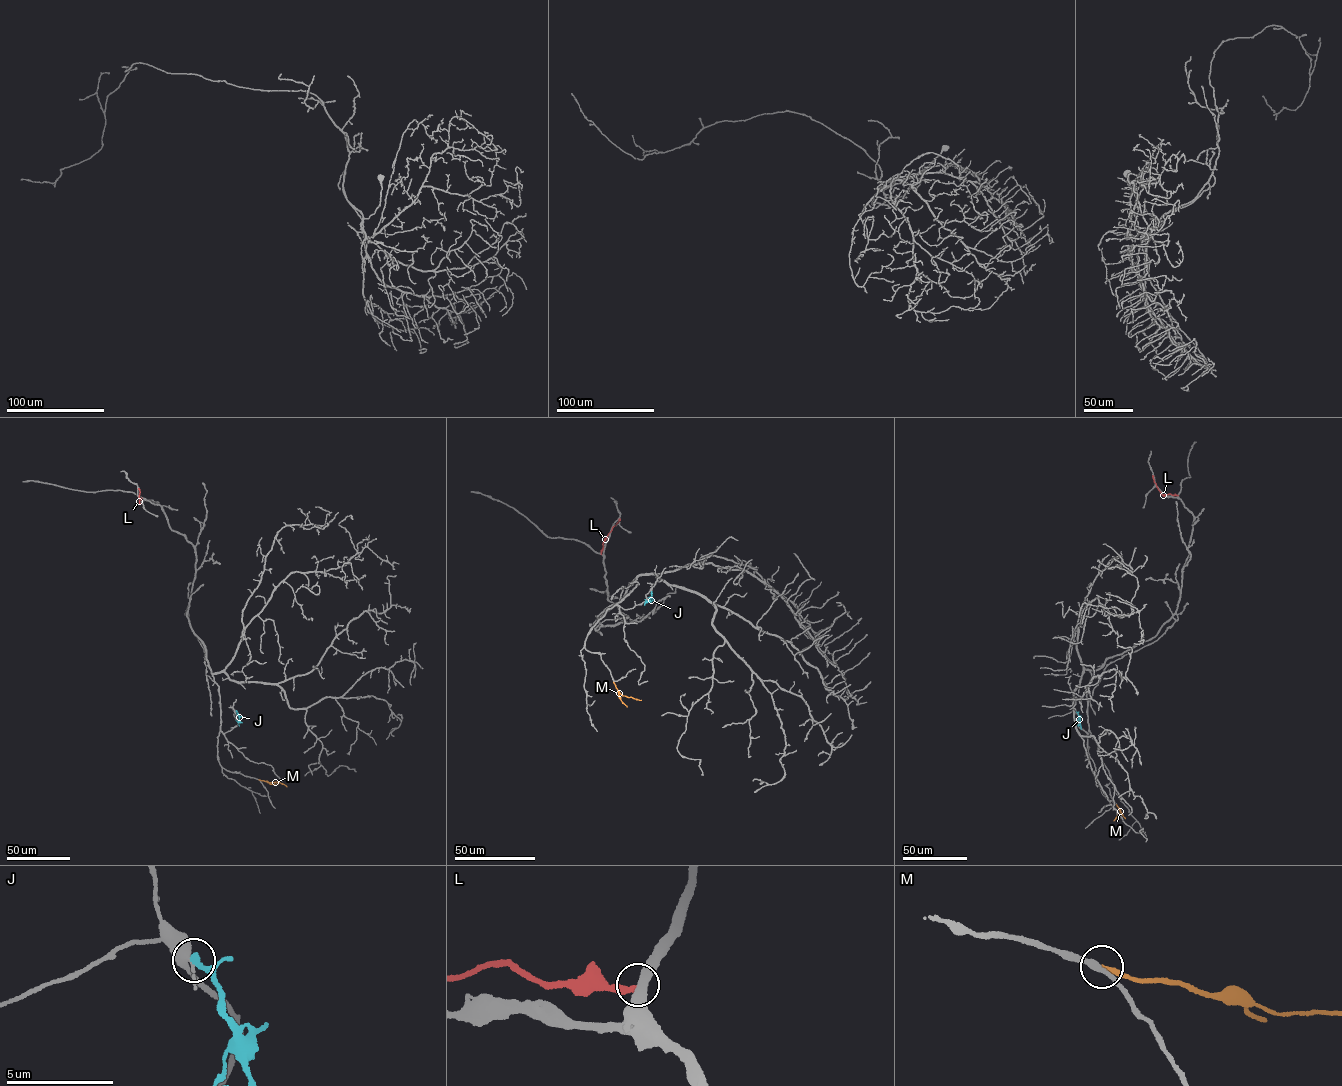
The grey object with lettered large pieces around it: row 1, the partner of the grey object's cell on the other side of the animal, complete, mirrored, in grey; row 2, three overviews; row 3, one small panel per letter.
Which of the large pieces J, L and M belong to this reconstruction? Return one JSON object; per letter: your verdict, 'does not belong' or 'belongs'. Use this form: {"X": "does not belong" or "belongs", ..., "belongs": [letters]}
{"J": "does not belong", "L": "does not belong", "M": "belongs", "belongs": ["M"]}

